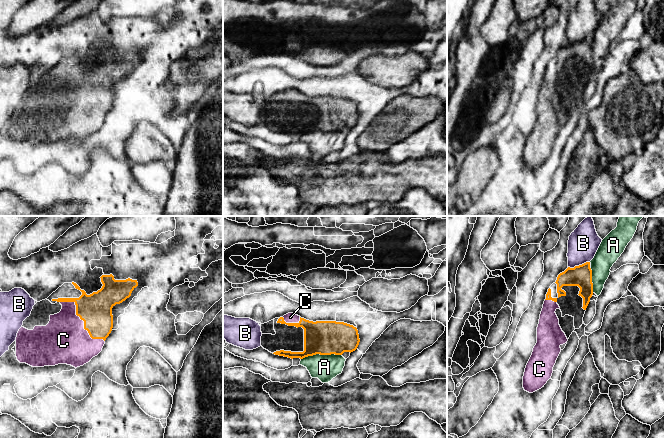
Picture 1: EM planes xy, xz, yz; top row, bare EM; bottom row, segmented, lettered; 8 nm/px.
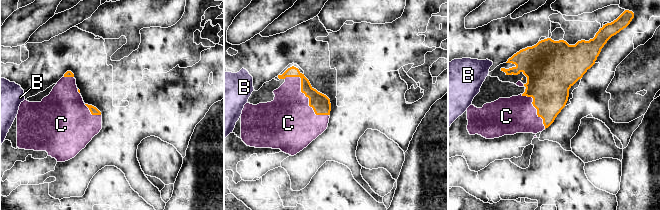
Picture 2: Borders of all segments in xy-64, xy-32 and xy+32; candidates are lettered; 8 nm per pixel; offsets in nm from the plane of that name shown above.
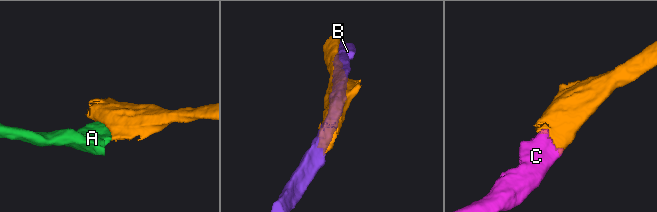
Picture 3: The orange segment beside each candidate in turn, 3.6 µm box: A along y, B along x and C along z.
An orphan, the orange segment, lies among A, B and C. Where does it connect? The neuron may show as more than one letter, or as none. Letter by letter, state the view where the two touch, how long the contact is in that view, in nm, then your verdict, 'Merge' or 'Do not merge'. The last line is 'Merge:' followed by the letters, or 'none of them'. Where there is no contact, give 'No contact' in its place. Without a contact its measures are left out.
A: Touches orange in xz. Shared border 340 nm. Do not merge
B: Touches orange in yz. Shared border 180 nm. Do not merge
C: Touches orange in xy. Shared border 480 nm. Merge
Merge: C

